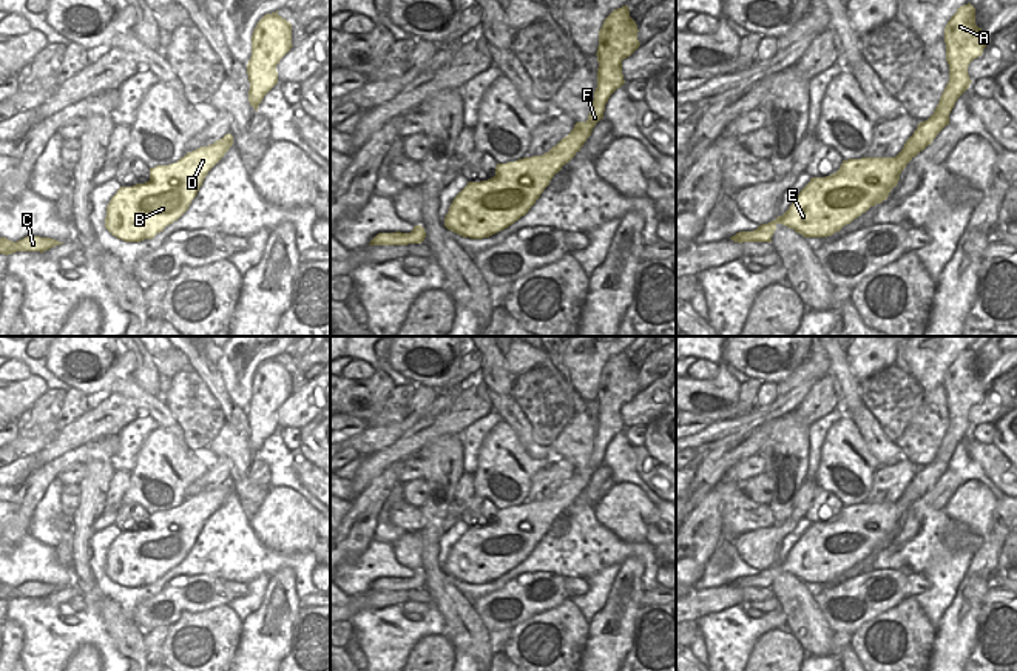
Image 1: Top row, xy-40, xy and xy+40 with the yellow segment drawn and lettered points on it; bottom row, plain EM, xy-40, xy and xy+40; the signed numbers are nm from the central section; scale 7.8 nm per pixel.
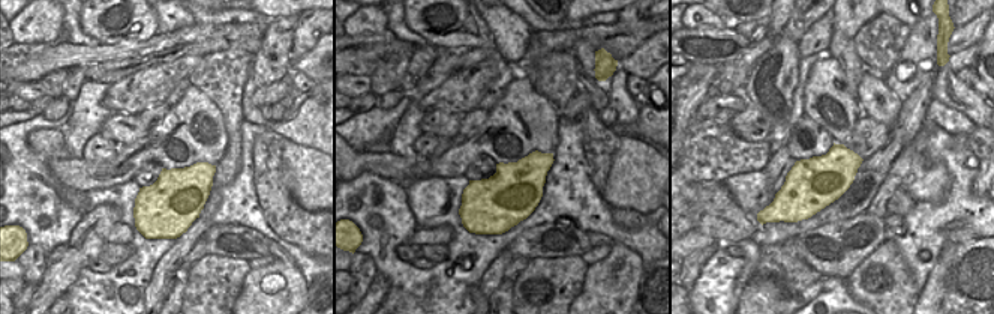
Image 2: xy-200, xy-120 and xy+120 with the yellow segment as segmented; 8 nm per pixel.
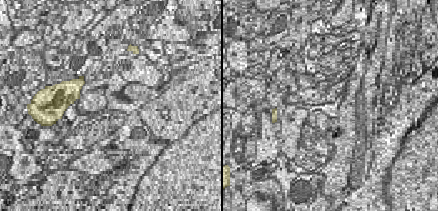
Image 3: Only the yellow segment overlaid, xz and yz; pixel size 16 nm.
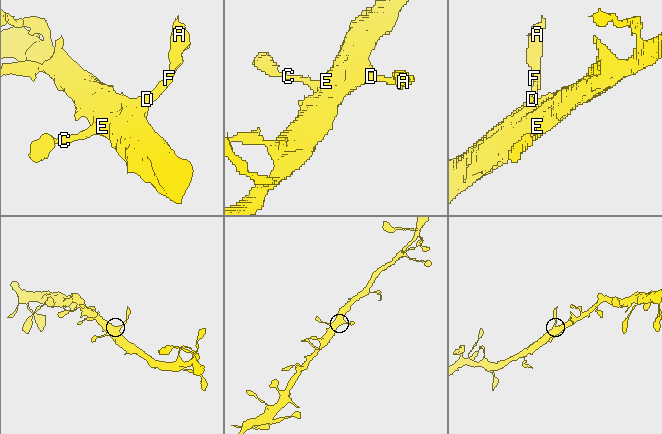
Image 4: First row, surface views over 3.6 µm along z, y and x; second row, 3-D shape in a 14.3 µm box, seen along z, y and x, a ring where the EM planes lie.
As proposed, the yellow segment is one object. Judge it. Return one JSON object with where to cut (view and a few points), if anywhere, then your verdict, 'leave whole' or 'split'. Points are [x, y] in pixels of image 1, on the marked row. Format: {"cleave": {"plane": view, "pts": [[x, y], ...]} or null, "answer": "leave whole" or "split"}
{"cleave": null, "answer": "leave whole"}

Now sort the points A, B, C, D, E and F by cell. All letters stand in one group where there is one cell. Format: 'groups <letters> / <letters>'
groups A B C D E F

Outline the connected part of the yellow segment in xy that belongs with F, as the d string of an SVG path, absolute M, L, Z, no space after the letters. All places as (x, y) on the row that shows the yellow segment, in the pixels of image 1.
M625 5L614 9L599 31L597 88L586 122L577 122L573 131L542 156L497 164L495 176L481 182L468 182L455 196L444 217L444 227L463 238L489 238L525 216L549 185L556 173L568 164L603 119L610 96L625 80L622 60L639 46L637 25Z

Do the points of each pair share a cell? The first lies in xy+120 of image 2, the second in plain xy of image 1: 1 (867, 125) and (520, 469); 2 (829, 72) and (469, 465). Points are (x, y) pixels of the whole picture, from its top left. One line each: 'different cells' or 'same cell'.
1: different cells
2: different cells

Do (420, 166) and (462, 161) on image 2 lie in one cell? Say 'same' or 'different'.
same

